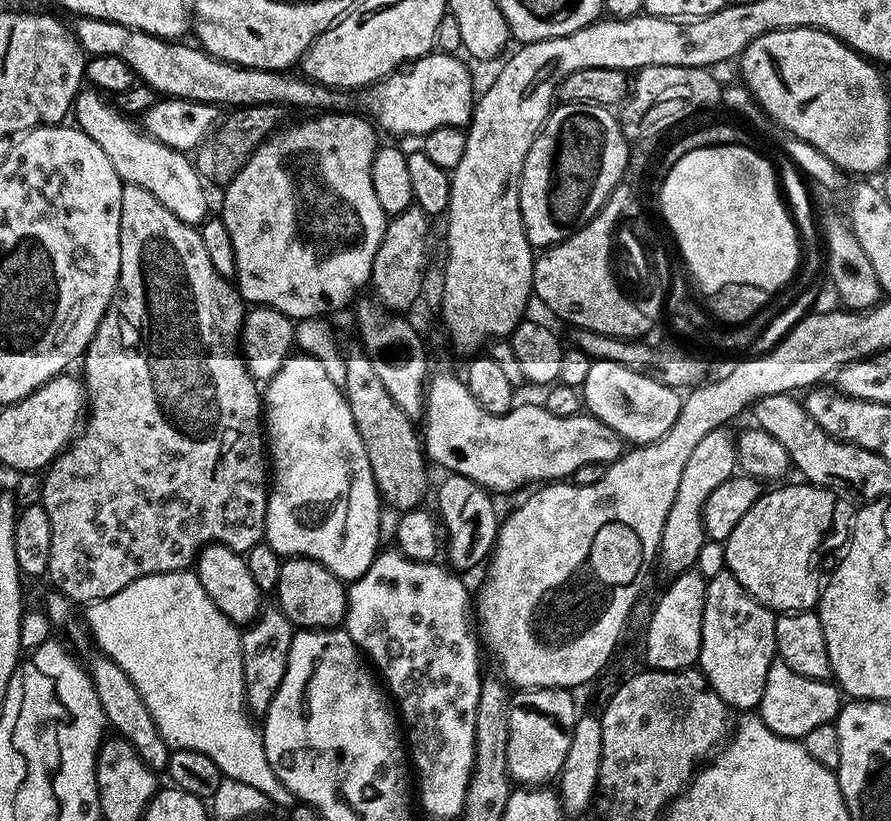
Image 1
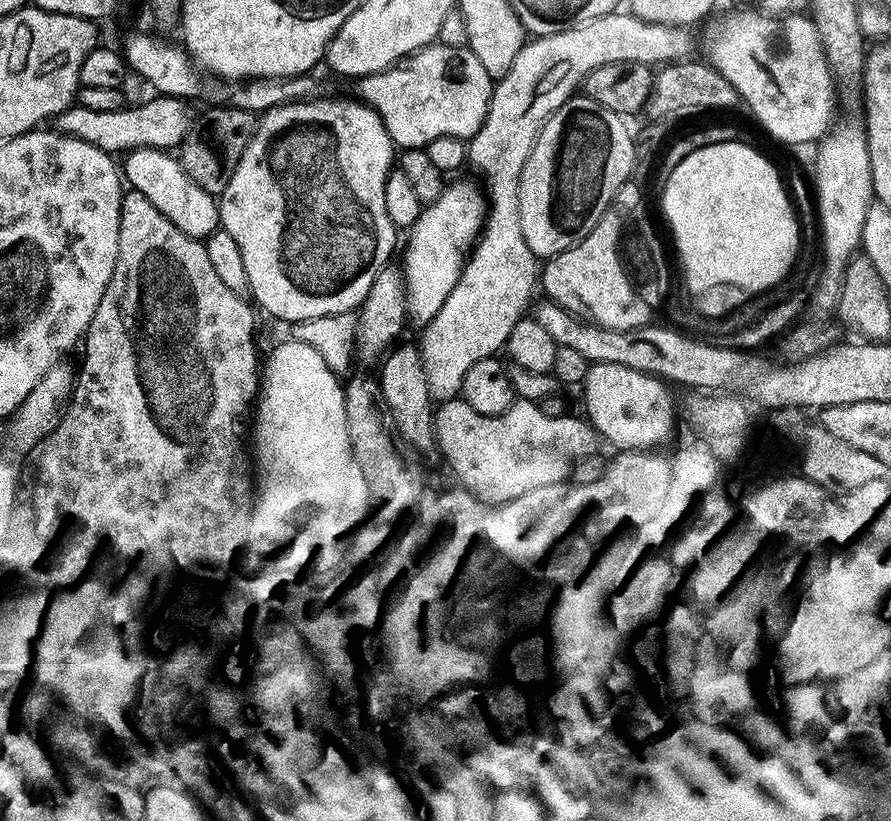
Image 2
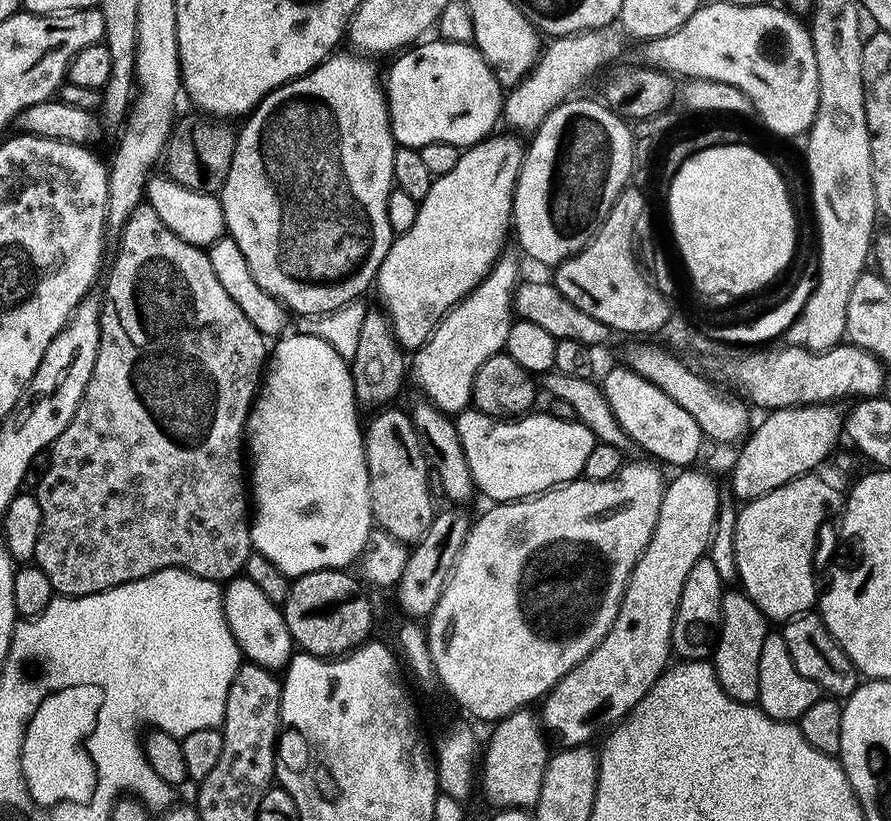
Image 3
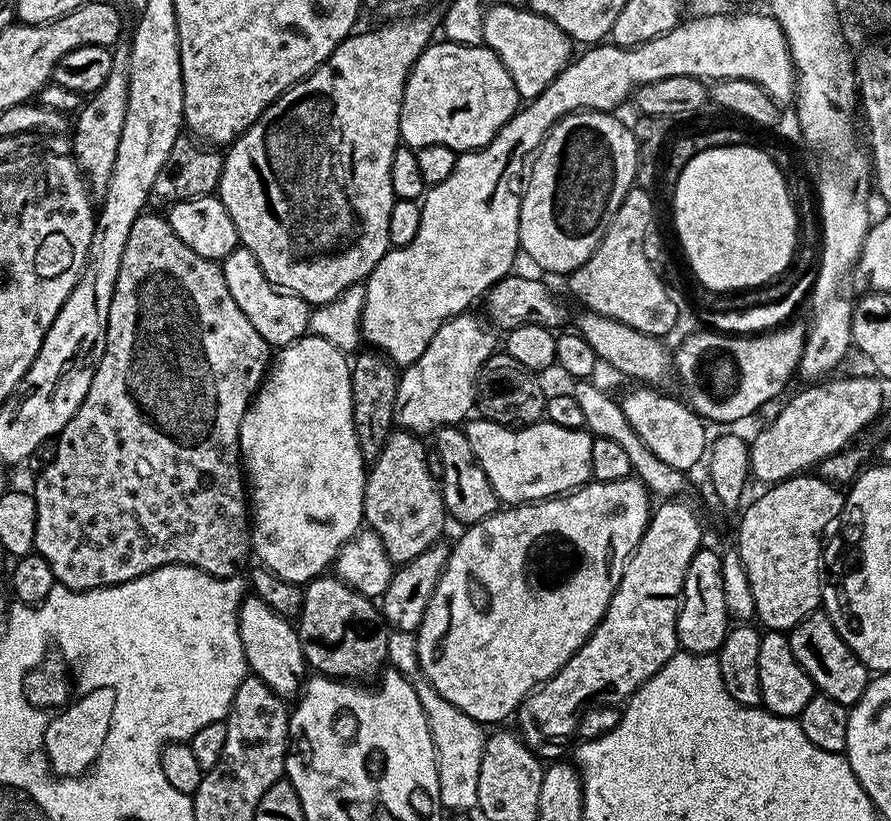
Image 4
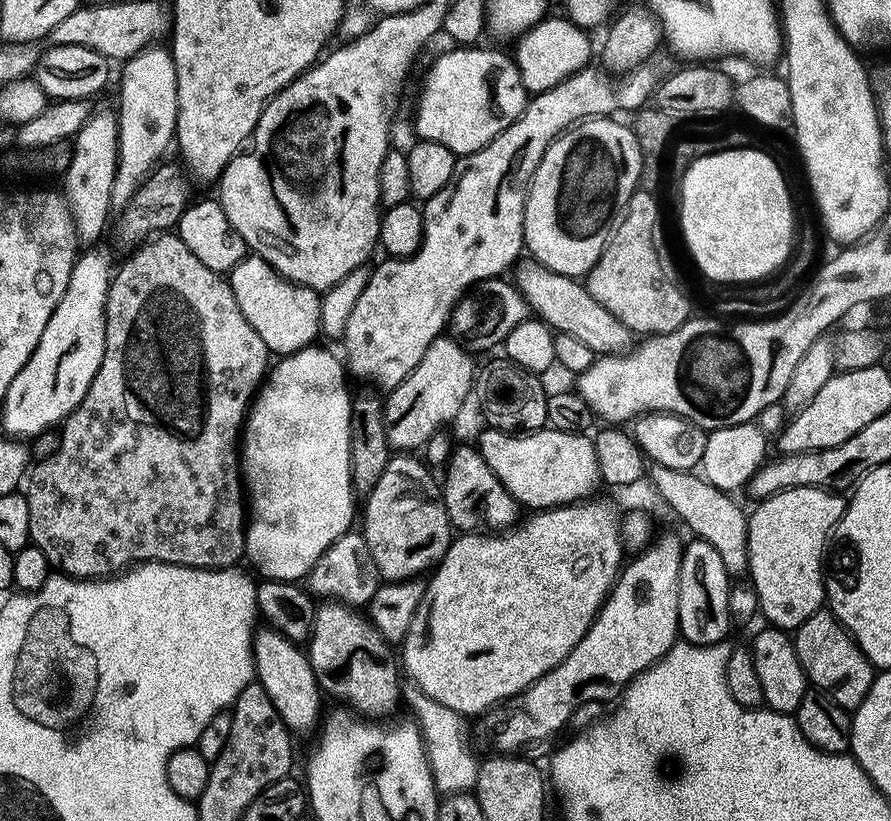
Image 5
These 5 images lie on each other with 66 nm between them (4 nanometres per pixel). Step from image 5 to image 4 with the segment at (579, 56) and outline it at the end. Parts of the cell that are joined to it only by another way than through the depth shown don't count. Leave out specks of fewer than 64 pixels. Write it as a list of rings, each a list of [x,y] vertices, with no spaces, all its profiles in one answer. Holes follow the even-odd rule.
[[[508,4],[489,5],[484,14],[484,44],[496,53],[501,67],[506,68],[507,77],[515,84],[517,95],[524,100],[536,97],[545,87],[555,80],[572,58],[574,49],[566,33],[554,22],[538,15],[525,7],[516,8]]]

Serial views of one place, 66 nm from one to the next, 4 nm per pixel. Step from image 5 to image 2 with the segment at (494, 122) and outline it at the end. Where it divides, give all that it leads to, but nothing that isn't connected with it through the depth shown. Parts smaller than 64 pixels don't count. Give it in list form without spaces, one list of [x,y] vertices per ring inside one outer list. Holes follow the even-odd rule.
[[[433,42],[427,48],[420,49],[392,67],[375,72],[373,76],[359,77],[359,99],[369,104],[386,126],[393,145],[397,149],[424,148],[434,138],[443,136],[458,136],[470,138],[482,126],[488,113],[488,104],[492,100],[494,81],[488,76],[486,66],[478,61],[476,55],[467,47],[455,48],[439,42]]]

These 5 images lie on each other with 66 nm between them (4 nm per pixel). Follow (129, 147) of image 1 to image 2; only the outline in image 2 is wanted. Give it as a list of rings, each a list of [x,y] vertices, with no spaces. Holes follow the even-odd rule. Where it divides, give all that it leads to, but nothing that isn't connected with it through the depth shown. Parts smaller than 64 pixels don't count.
[[[134,148],[127,153],[128,156],[122,160],[122,176],[125,181],[128,180],[135,191],[140,192],[178,230],[182,230],[187,236],[197,238],[207,238],[221,227],[220,223],[220,206],[217,197],[211,196],[202,186],[198,186],[194,180],[191,180],[182,170],[179,159],[171,151],[163,148]]]

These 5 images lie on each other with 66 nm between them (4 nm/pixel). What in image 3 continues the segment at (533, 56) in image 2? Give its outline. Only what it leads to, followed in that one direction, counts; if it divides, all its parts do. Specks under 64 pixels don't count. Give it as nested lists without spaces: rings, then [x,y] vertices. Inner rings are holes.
[[[609,26],[594,28],[591,32],[578,32],[574,36],[555,37],[551,41],[552,45],[543,49],[530,73],[505,95],[502,105],[503,123],[508,123],[512,127],[509,129],[512,130],[539,128],[548,113],[554,111],[557,104],[563,104],[569,99],[575,93],[572,91],[595,68],[602,67],[607,60],[614,59],[623,50],[624,44],[620,41],[619,35],[621,36],[621,33],[615,27]],[[501,255],[484,281],[440,319],[432,337],[415,349],[413,360],[411,357],[411,379],[413,376],[424,391],[423,399],[442,412],[459,414],[465,411],[472,404],[472,387],[478,370],[486,358],[505,351],[514,323],[512,298],[516,295],[516,285],[522,280],[515,258],[508,255]]]

